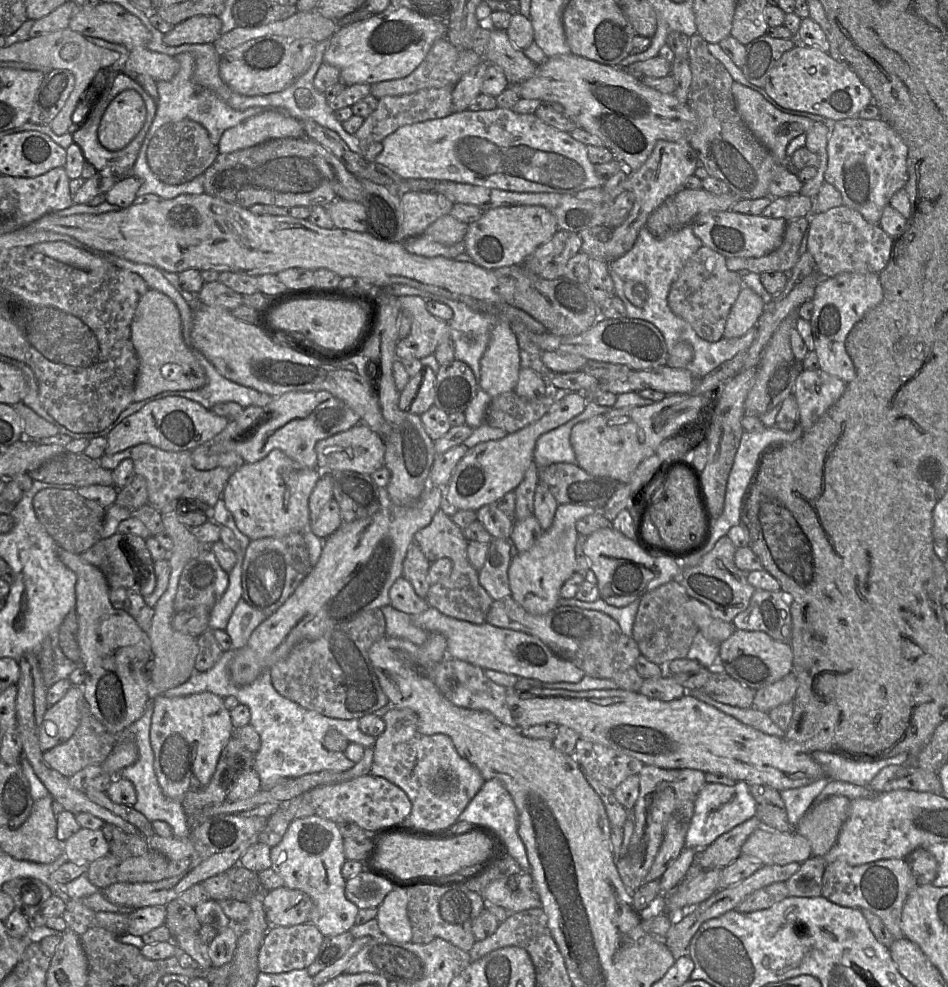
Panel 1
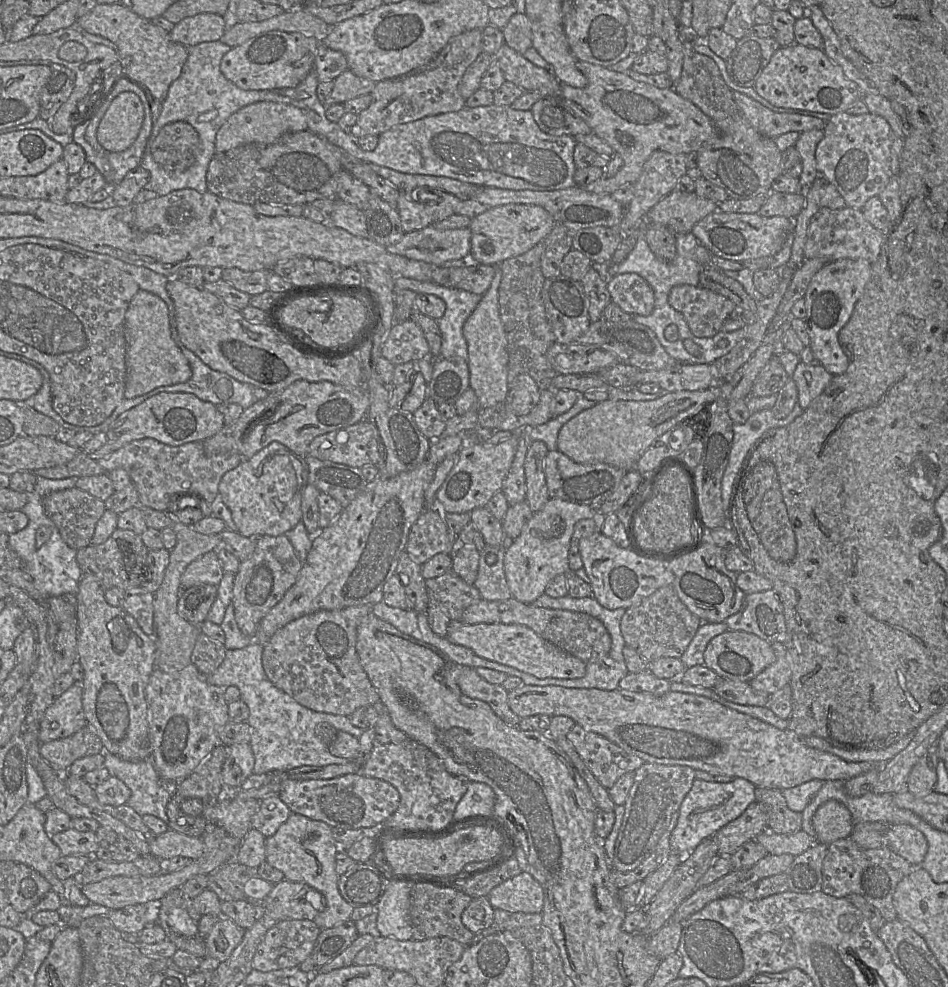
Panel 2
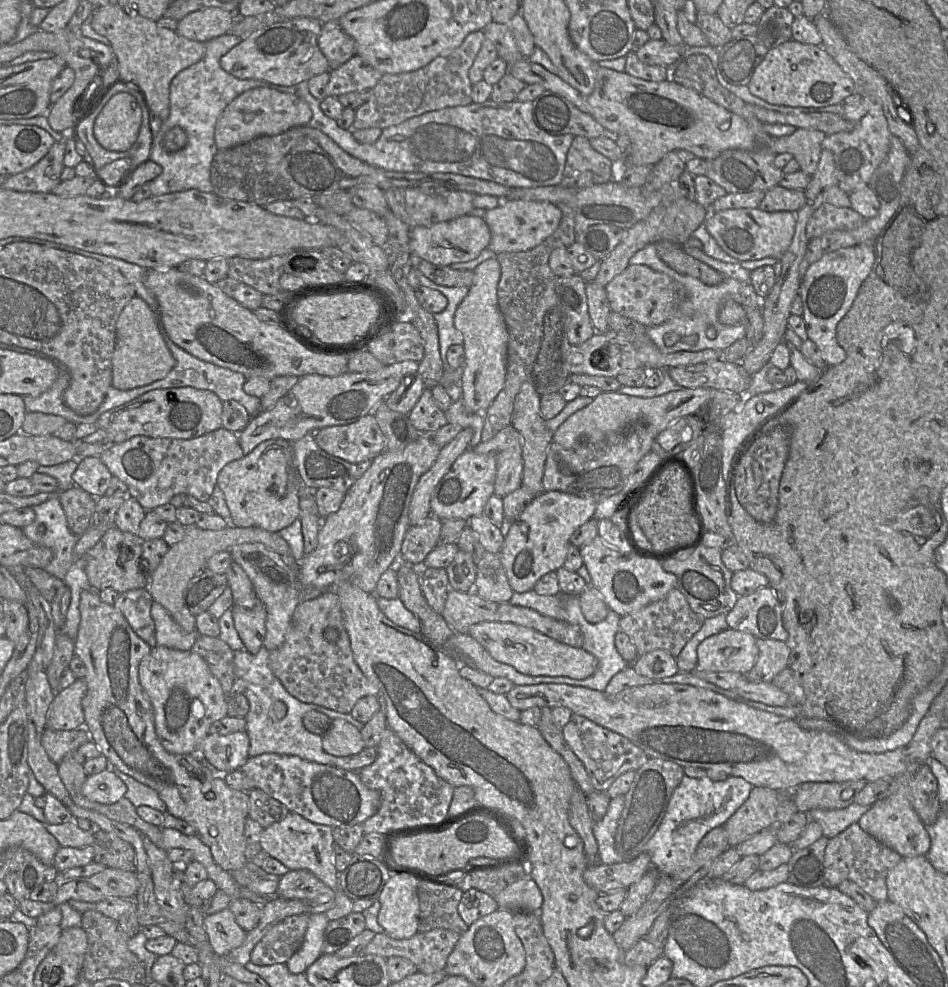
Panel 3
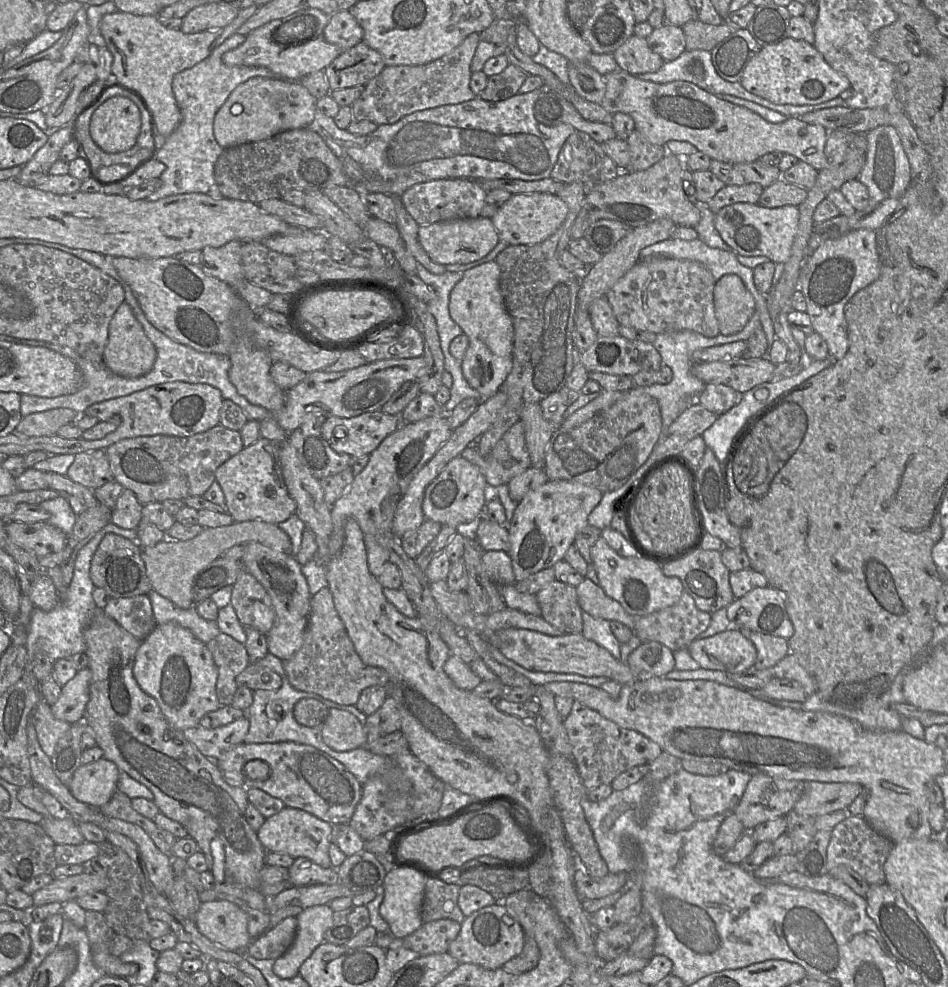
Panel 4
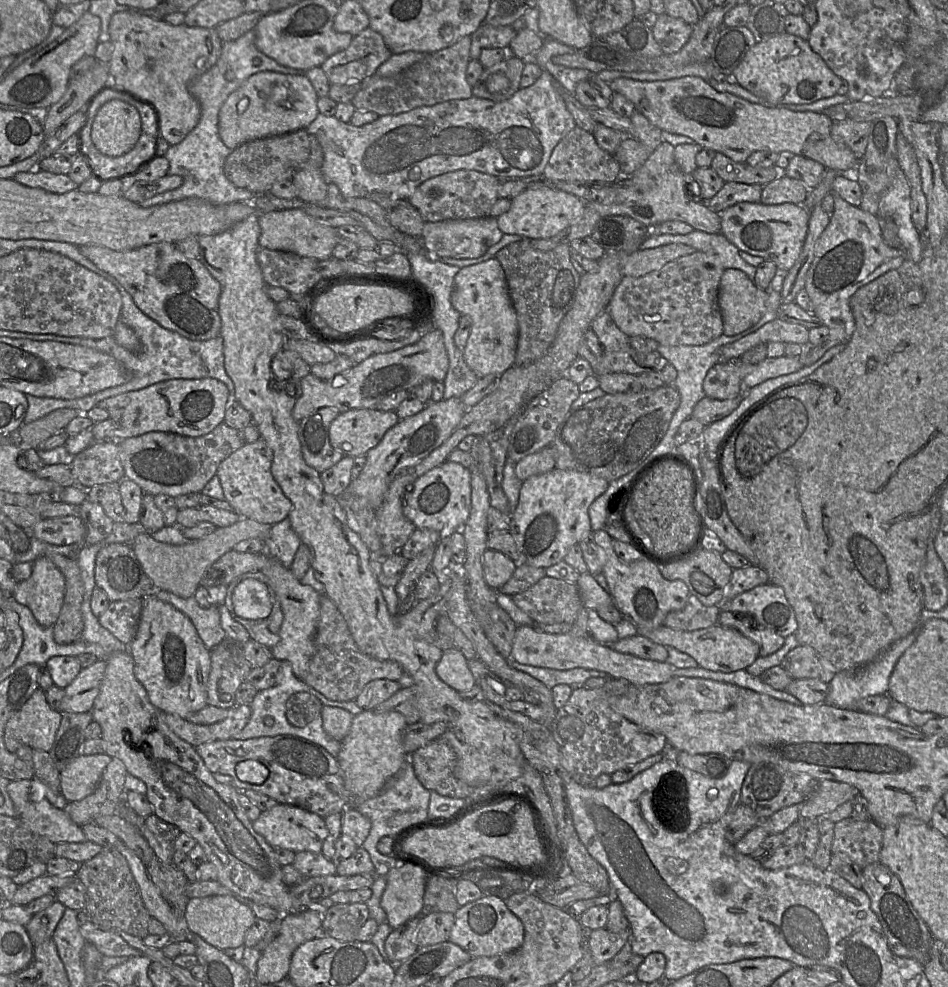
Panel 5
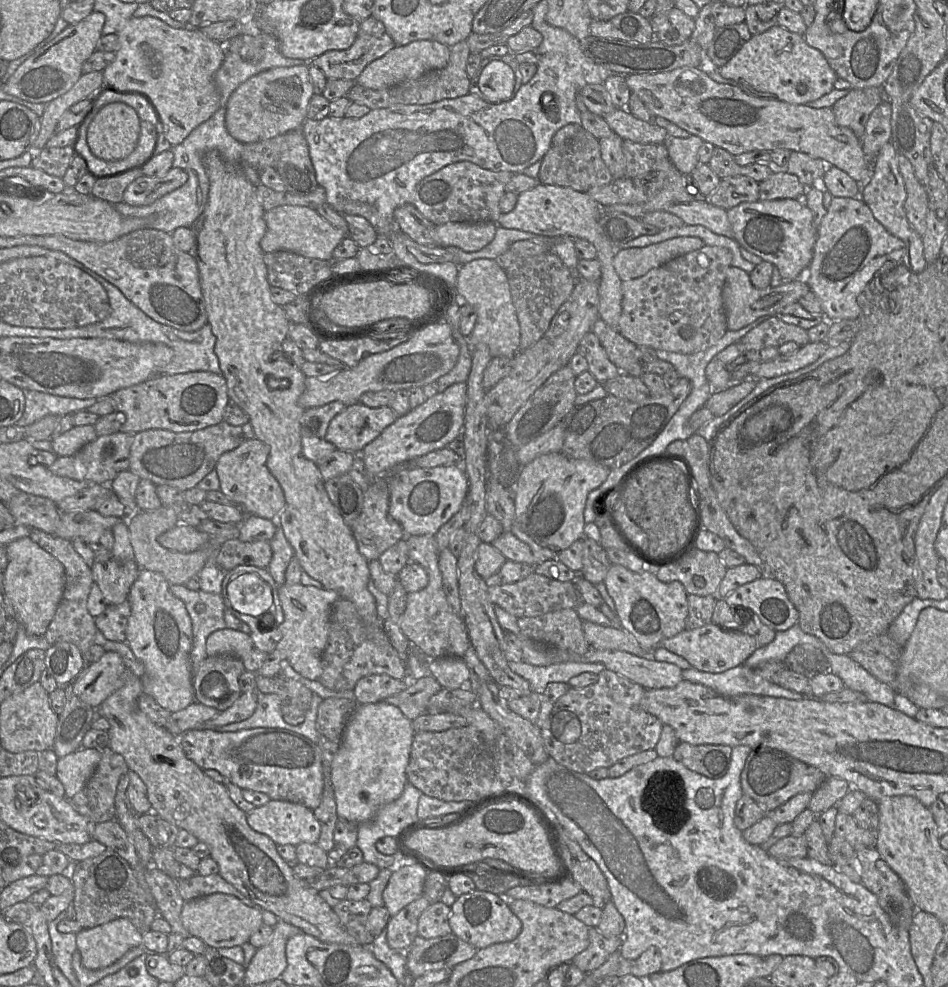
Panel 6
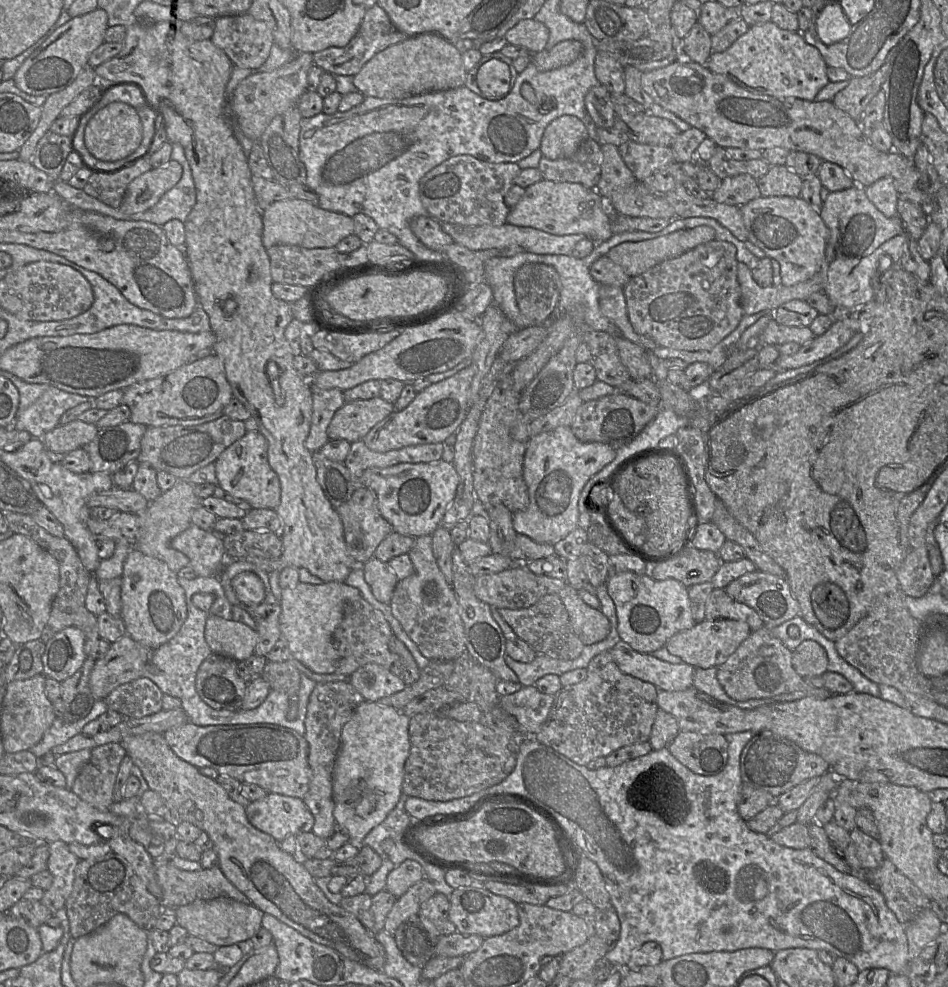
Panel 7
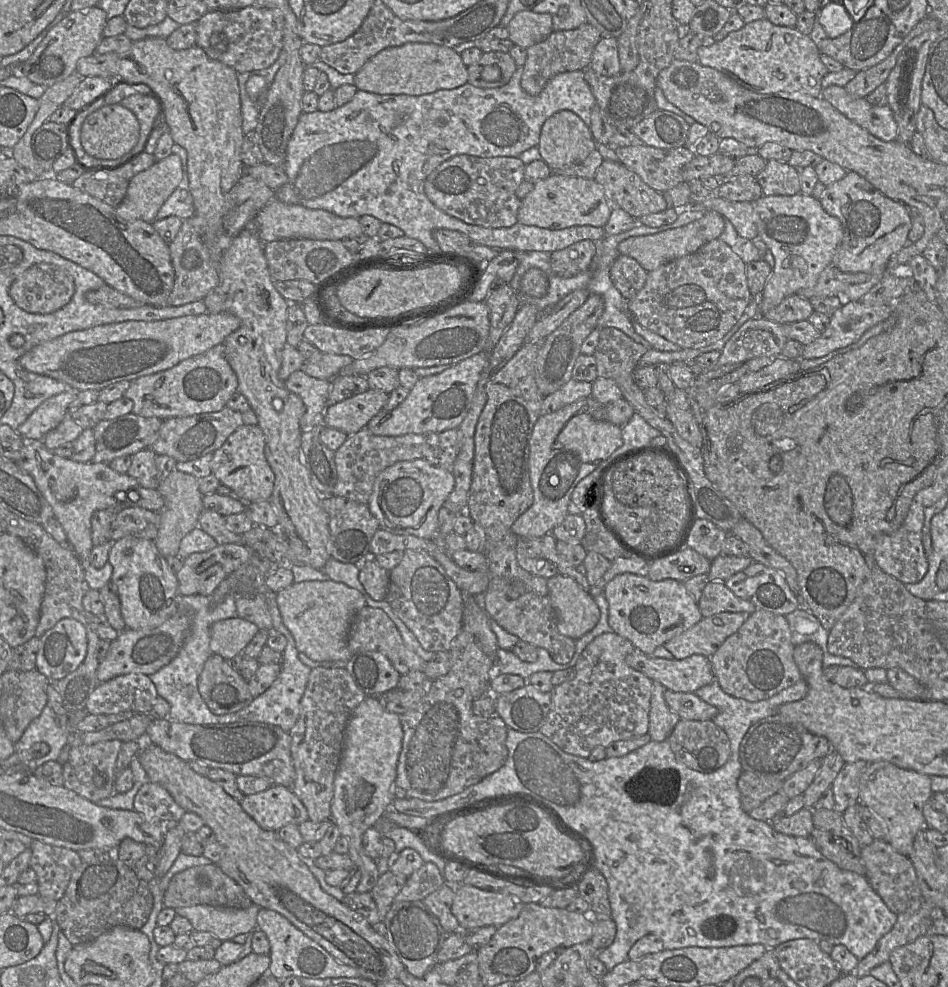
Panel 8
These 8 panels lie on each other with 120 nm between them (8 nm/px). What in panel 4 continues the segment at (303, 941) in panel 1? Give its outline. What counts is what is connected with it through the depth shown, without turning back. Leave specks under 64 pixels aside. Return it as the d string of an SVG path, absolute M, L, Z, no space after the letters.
M287 917L275 927L269 927L261 936L253 939L246 953L258 960L276 960L294 942L297 932L297 918Z

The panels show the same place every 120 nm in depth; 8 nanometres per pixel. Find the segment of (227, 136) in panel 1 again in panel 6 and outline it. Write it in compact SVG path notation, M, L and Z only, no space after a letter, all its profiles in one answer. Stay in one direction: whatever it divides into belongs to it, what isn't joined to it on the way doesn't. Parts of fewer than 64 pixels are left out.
M309 64L276 67L254 75L240 84L226 105L225 126L237 141L248 144L263 141L301 128L314 95Z

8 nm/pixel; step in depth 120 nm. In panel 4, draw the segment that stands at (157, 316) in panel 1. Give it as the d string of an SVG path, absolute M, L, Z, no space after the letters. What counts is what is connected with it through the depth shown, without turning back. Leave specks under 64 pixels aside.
M123 302L113 316L109 327L109 338L104 350L103 363L113 373L126 378L147 374L154 366L157 350L147 337L143 326L135 317L132 308Z

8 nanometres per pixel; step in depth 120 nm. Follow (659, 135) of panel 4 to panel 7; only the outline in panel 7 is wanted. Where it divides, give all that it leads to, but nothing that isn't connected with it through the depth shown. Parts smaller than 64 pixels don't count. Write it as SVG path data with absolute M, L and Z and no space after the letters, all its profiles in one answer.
M683 57L665 67L644 72L641 84L655 103L704 132L719 147L760 151L781 147L810 153L822 161L838 164L861 187L868 187L883 177L891 177L899 197L926 210L928 195L918 187L920 173L913 159L895 150L877 150L860 122L837 108L833 101L754 94L742 88L731 76L714 73L707 65Z

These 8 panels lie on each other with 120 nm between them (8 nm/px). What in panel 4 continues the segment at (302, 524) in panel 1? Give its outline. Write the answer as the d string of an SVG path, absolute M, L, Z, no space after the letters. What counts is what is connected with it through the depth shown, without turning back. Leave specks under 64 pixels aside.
M260 437L218 467L215 479L224 493L228 513L236 522L260 520L279 524L295 514L296 503L287 491L282 474L279 443Z

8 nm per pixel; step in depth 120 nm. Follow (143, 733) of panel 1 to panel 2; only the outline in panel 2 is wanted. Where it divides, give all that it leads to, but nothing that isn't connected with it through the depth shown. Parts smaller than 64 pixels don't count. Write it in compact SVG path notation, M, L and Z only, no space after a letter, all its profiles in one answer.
M104 752L104 767L130 789L128 806L140 816L154 815L168 825L166 807L172 796L172 784L167 784L159 777L151 759L126 761Z

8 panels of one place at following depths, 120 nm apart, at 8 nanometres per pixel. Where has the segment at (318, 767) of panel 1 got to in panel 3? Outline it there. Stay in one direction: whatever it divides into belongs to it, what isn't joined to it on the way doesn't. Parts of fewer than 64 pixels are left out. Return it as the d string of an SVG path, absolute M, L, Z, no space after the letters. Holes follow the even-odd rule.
M264 646L256 654L251 654L247 650L234 652L235 678L241 678L247 683L244 695L249 701L249 711L245 717L245 731L249 737L249 757L255 757L264 753L275 753L279 755L293 755L306 761L335 767L342 767L348 763L351 757L337 757L324 751L322 736L313 734L304 727L303 716L305 713L315 710L327 715L331 720L346 720L360 730L360 732L364 724L354 719L351 713L340 713L323 706L304 703L298 700L286 690L280 680L272 673L268 660L269 651ZM276 700L284 702L287 707L286 716L281 720L273 720L269 716L270 708Z

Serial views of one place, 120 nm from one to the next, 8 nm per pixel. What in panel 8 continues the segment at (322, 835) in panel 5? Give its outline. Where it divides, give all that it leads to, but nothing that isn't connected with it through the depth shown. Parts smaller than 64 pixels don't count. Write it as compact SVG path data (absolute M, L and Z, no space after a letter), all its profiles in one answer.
M272 785L262 792L246 795L240 802L243 810L263 829L278 831L285 825L299 825L309 819L307 809L290 788Z

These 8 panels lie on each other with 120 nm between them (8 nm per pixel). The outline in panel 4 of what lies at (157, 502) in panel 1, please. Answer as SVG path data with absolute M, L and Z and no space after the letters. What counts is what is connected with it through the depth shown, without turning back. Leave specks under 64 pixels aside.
M219 424L189 437L139 436L120 440L105 449L114 480L132 490L144 506L167 499L203 496L216 480L218 467L244 448L240 431Z

